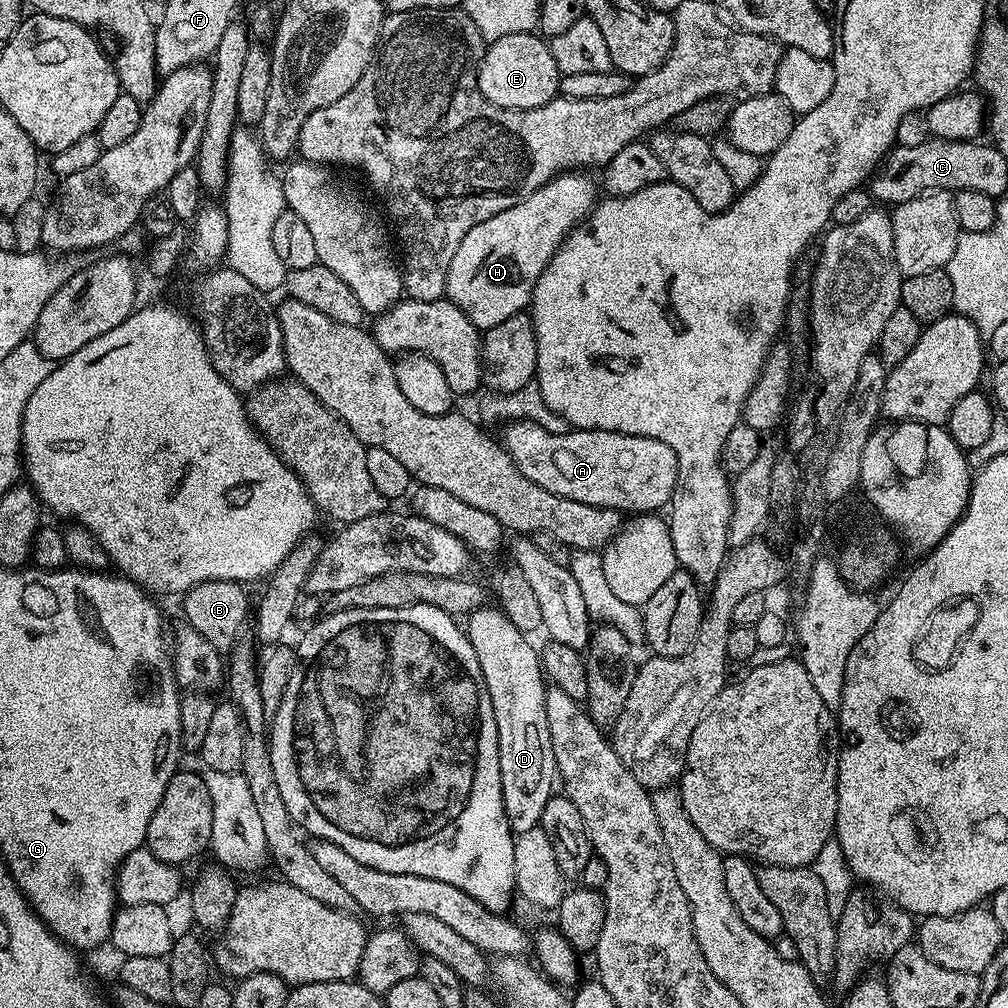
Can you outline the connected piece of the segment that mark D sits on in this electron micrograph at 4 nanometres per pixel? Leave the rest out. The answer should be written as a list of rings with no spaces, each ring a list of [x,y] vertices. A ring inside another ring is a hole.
[[[485,606],[467,615],[468,640],[479,658],[479,668],[494,706],[498,730],[499,770],[502,778],[503,808],[513,833],[520,835],[539,825],[542,810],[554,794],[558,776],[546,717],[545,690],[548,687],[540,655],[524,632],[504,612]]]

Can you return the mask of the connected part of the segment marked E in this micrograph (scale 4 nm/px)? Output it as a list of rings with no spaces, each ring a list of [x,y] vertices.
[[[523,32],[506,34],[506,38],[493,40],[485,47],[478,70],[478,86],[494,106],[530,110],[556,99],[561,77],[551,47],[536,32]]]

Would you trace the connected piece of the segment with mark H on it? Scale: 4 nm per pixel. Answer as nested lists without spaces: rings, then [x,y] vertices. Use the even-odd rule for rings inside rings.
[[[561,174],[553,178],[546,186],[542,186],[538,190],[534,190],[534,194],[530,194],[522,202],[518,202],[514,206],[510,206],[510,210],[502,210],[502,214],[498,214],[494,218],[486,218],[486,222],[478,222],[478,226],[474,226],[474,230],[470,230],[470,234],[466,234],[466,238],[462,238],[462,246],[458,246],[458,250],[454,253],[454,262],[450,262],[450,270],[448,271],[448,290],[447,299],[453,304],[457,304],[462,310],[462,314],[466,314],[466,318],[470,318],[470,322],[474,322],[474,326],[481,330],[487,330],[498,326],[498,322],[506,322],[506,318],[517,316],[518,313],[525,311],[531,305],[532,291],[538,282],[538,278],[542,274],[542,270],[546,270],[546,266],[550,262],[550,258],[554,258],[554,254],[560,248],[564,237],[569,231],[578,224],[583,224],[592,214],[592,209],[598,203],[598,195],[596,196],[596,188],[598,192],[598,184],[591,180],[588,174]]]

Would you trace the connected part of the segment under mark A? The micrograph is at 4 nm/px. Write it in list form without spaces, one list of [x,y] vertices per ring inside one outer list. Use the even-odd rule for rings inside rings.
[[[514,420],[505,428],[502,443],[517,468],[550,494],[586,502],[586,506],[612,508],[621,514],[656,514],[672,503],[678,458],[658,438],[606,430],[552,431],[529,420]]]

